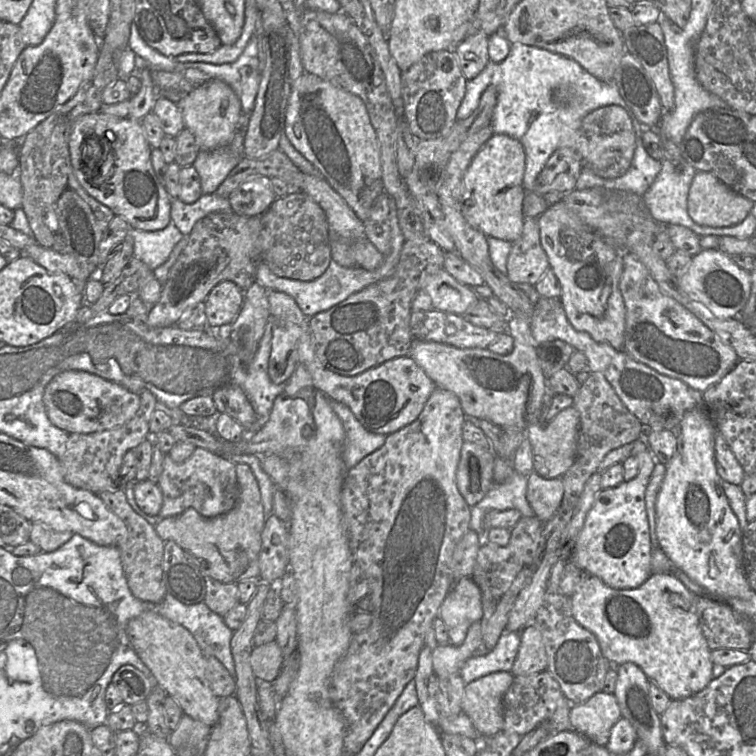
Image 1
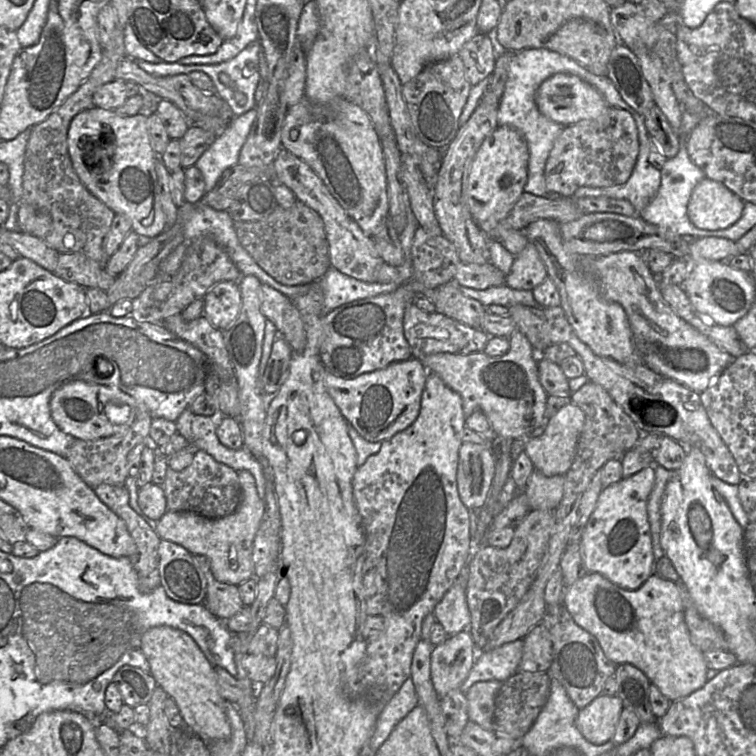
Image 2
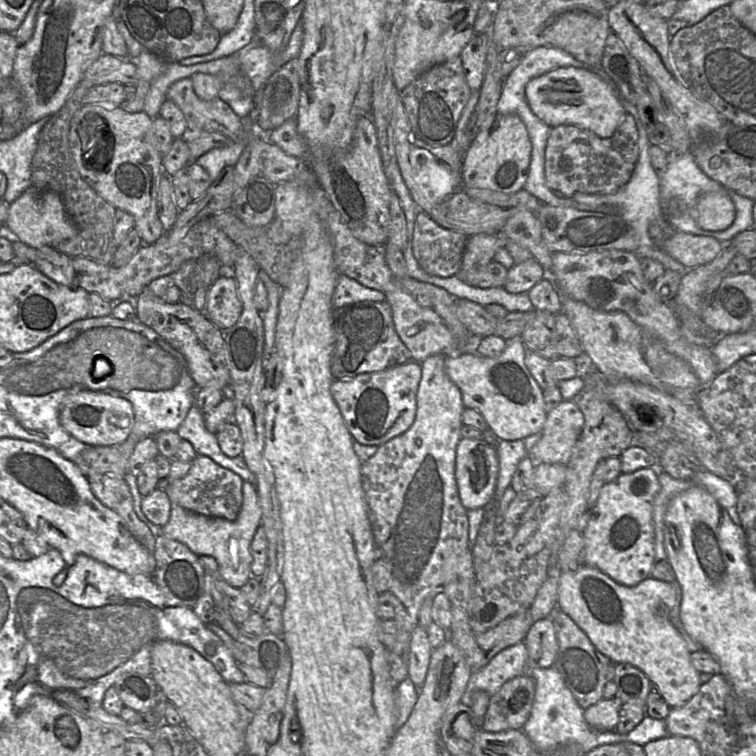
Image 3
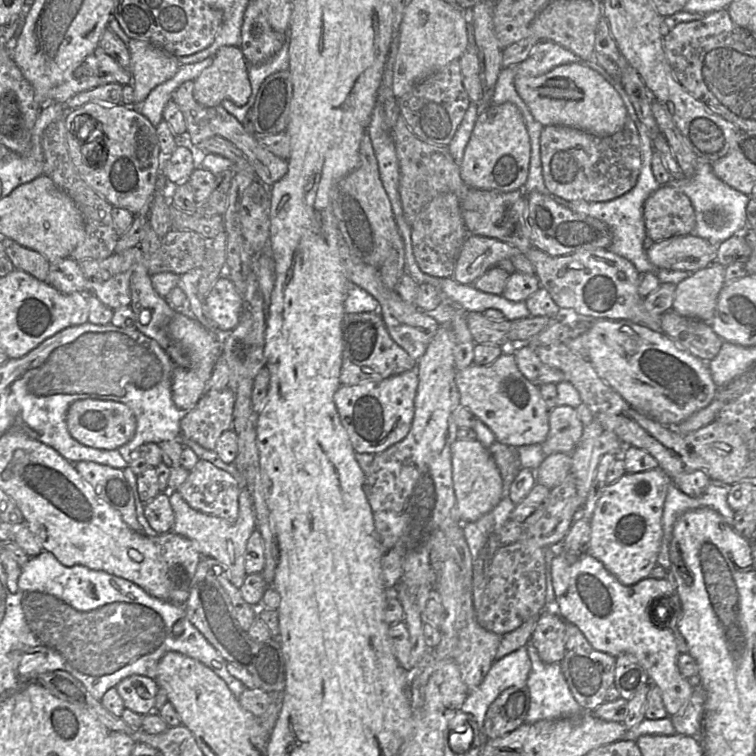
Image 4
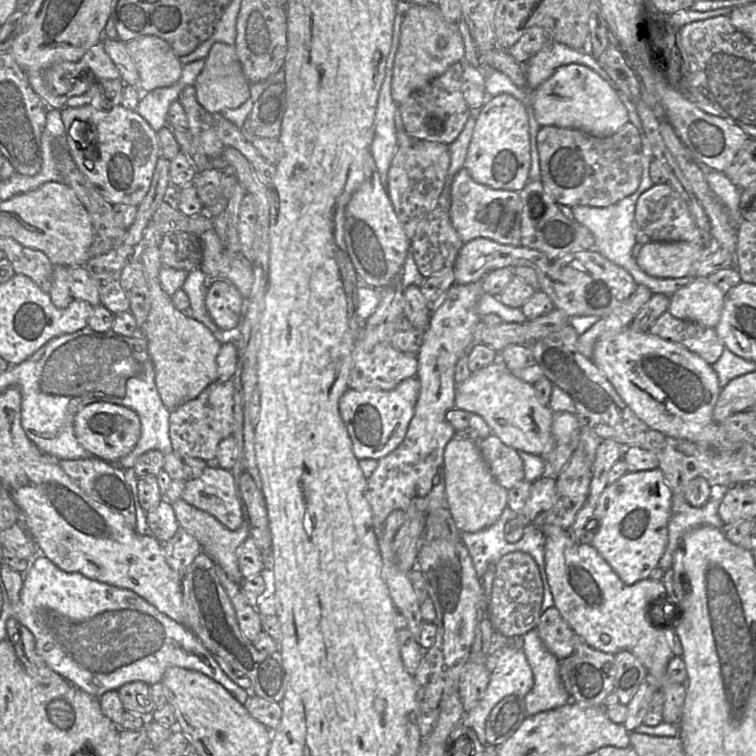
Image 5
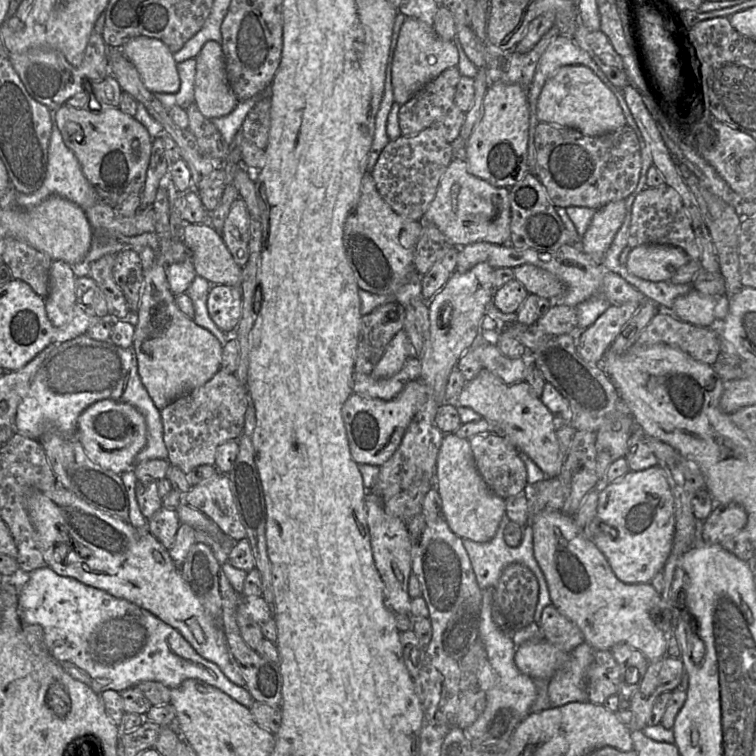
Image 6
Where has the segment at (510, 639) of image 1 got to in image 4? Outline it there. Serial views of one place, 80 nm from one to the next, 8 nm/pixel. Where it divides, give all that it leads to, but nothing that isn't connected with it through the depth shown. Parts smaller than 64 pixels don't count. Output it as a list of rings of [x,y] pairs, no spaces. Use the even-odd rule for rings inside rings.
[[[522,646],[493,662],[483,681],[470,689],[461,711],[470,714],[477,722],[482,745],[487,741],[484,719],[489,706],[505,689],[525,686],[531,669],[526,646]]]

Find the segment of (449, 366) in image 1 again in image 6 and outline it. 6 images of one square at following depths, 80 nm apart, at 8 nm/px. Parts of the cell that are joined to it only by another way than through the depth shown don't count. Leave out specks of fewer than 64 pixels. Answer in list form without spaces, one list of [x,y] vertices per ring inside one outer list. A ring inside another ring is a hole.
[[[487,369],[479,373],[463,387],[454,401],[454,406],[461,405],[477,412],[482,418],[492,423],[519,451],[525,452],[543,471],[545,478],[558,477],[563,466],[565,455],[561,452],[556,436],[556,417],[535,395],[531,386],[525,381],[506,384],[501,378]]]

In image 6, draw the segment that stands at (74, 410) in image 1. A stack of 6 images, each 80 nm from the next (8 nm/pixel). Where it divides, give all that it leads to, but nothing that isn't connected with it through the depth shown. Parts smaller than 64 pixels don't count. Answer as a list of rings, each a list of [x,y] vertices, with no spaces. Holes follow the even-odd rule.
[[[112,399],[99,400],[78,418],[77,437],[90,459],[117,474],[134,469],[137,454],[147,442],[144,416],[133,405]]]

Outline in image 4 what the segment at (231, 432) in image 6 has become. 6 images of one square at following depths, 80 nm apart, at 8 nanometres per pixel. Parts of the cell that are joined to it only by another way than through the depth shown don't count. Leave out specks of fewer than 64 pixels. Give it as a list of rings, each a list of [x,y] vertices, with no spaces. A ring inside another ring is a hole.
[[[231,387],[203,394],[196,406],[184,413],[180,422],[181,435],[208,450],[215,450],[222,433],[232,428],[234,404],[235,391]]]

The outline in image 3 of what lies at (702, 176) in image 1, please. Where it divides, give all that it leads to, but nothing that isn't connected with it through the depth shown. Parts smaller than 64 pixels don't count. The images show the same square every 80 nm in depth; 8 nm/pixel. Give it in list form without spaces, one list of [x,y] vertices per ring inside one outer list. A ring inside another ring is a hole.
[[[710,192],[698,198],[690,214],[703,230],[723,231],[735,219],[735,206],[729,195]]]

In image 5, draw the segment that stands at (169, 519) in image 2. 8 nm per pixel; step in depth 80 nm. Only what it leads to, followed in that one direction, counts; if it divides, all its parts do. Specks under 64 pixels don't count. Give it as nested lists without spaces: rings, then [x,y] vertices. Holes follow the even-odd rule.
[[[182,498],[172,502],[172,507],[174,508],[180,528],[197,539],[202,550],[215,561],[215,564],[223,568],[231,581],[241,585],[244,578],[239,569],[236,550],[249,536],[247,523],[244,521],[238,529],[232,531],[223,526],[211,514],[190,505]]]

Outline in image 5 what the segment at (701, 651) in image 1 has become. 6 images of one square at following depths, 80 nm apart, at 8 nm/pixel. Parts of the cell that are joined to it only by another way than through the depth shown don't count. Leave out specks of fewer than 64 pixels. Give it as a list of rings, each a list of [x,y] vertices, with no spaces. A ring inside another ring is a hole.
[[[555,525],[541,527],[545,535],[545,571],[554,606],[574,633],[590,647],[617,654],[627,650],[637,657],[659,681],[663,691],[663,722],[676,724],[686,697],[686,687],[670,683],[666,676],[668,662],[674,656],[666,626],[658,626],[665,611],[665,587],[661,580],[647,578],[632,585],[624,584],[591,544],[576,543],[569,530]]]

